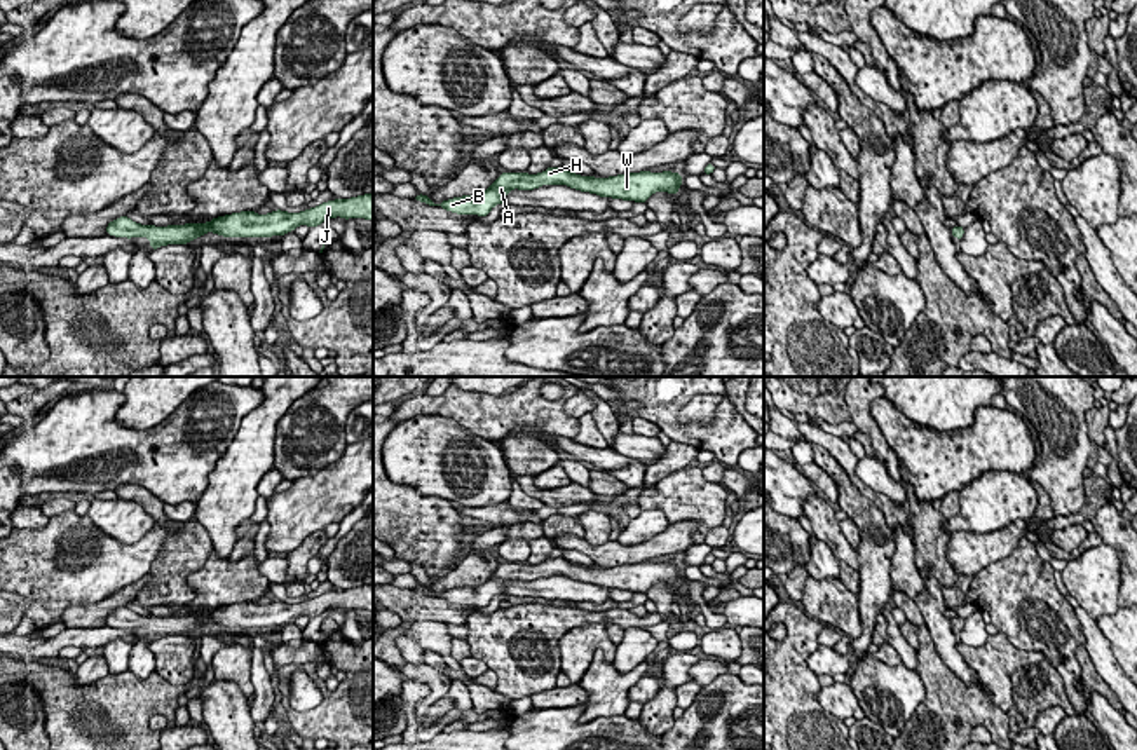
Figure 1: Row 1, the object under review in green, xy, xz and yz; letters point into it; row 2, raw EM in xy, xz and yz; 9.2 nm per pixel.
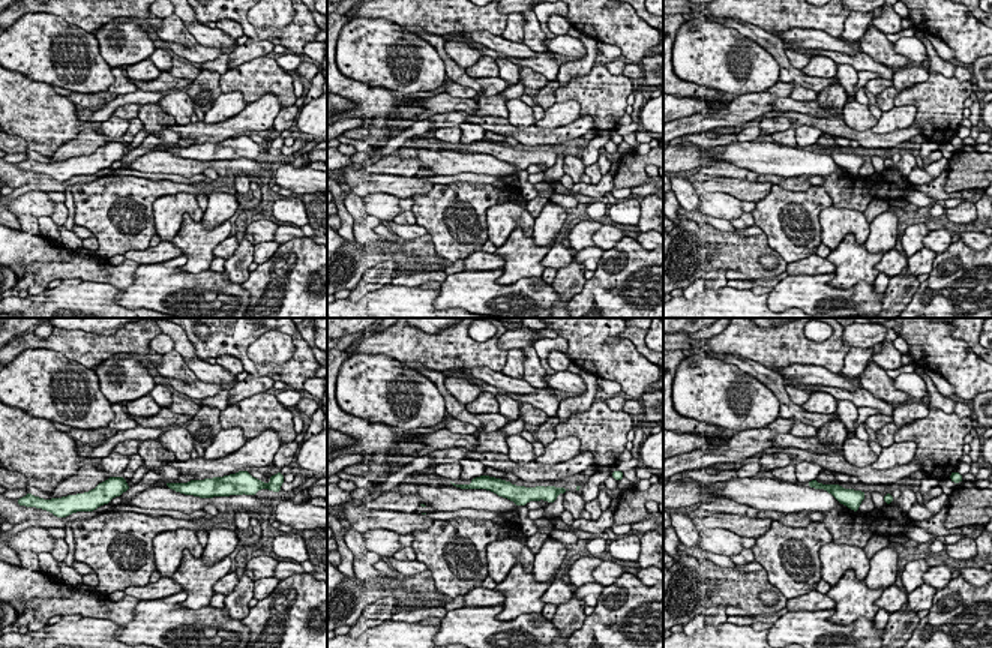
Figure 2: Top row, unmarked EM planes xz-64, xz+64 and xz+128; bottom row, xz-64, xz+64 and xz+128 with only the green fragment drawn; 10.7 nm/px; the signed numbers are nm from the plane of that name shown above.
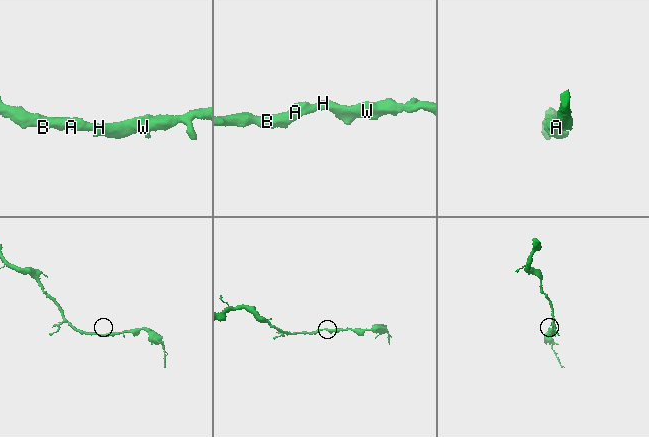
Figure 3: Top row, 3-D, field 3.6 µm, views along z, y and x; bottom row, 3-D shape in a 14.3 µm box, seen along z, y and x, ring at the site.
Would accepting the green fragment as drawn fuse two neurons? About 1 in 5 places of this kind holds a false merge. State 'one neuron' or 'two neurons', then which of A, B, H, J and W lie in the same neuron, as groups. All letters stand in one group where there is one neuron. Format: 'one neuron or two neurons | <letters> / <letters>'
one neuron | A B H J W

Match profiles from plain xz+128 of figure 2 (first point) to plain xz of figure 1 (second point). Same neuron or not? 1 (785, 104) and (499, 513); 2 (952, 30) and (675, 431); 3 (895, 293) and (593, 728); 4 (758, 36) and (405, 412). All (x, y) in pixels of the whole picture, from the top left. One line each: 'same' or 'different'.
1: same
2: same
3: different
4: different

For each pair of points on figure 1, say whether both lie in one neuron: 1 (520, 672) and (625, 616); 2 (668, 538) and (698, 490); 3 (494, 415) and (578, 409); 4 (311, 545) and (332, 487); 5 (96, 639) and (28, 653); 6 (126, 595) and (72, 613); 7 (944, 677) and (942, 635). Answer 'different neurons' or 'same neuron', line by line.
1: same neuron
2: different neurons
3: different neurons
4: different neurons
5: same neuron
6: same neuron
7: different neurons

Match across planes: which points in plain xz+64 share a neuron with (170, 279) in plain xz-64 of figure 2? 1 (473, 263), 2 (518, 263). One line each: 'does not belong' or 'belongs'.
1: does not belong
2: does not belong

